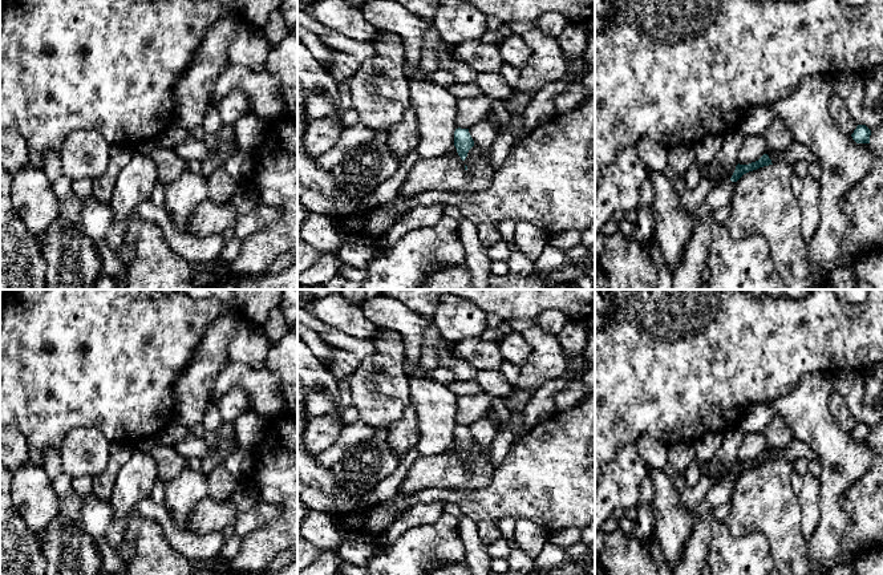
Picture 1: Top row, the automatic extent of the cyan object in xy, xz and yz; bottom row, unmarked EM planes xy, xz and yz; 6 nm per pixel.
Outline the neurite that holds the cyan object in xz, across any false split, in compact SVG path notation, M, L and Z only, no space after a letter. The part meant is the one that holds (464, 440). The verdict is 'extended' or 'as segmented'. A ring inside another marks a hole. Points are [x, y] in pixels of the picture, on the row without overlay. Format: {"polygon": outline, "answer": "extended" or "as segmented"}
{"polygon": "M455 426L454 444L462 458L466 457L469 448L474 444L474 438L469 430L469 426Z", "answer": "as segmented"}

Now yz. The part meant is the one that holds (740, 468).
{"polygon": "M763 452L758 458L749 462L737 462L729 478L718 481L704 497L704 499L690 510L693 521L702 515L714 511L721 503L729 503L734 493L736 479L746 470L757 467L763 463L773 462L767 452Z", "answer": "extended"}

